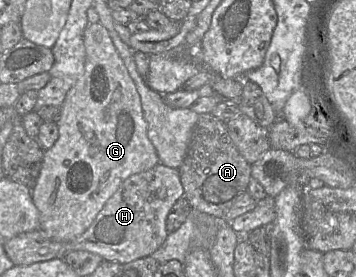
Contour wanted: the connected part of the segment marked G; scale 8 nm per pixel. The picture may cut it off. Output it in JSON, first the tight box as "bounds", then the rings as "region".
{"bounds":[31,23,160,242],"region":[[[100,23],[88,24],[83,33],[83,42],[86,58],[82,73],[73,87],[67,92],[65,100],[60,107],[60,116],[56,122],[58,126],[58,139],[51,148],[44,151],[39,176],[34,187],[31,189],[31,197],[40,218],[40,226],[37,230],[41,230],[47,237],[57,242],[68,242],[82,235],[90,227],[97,214],[109,198],[118,190],[123,181],[131,175],[147,171],[160,163],[156,149],[147,135],[147,122],[144,118],[140,95],[107,29]]]}

